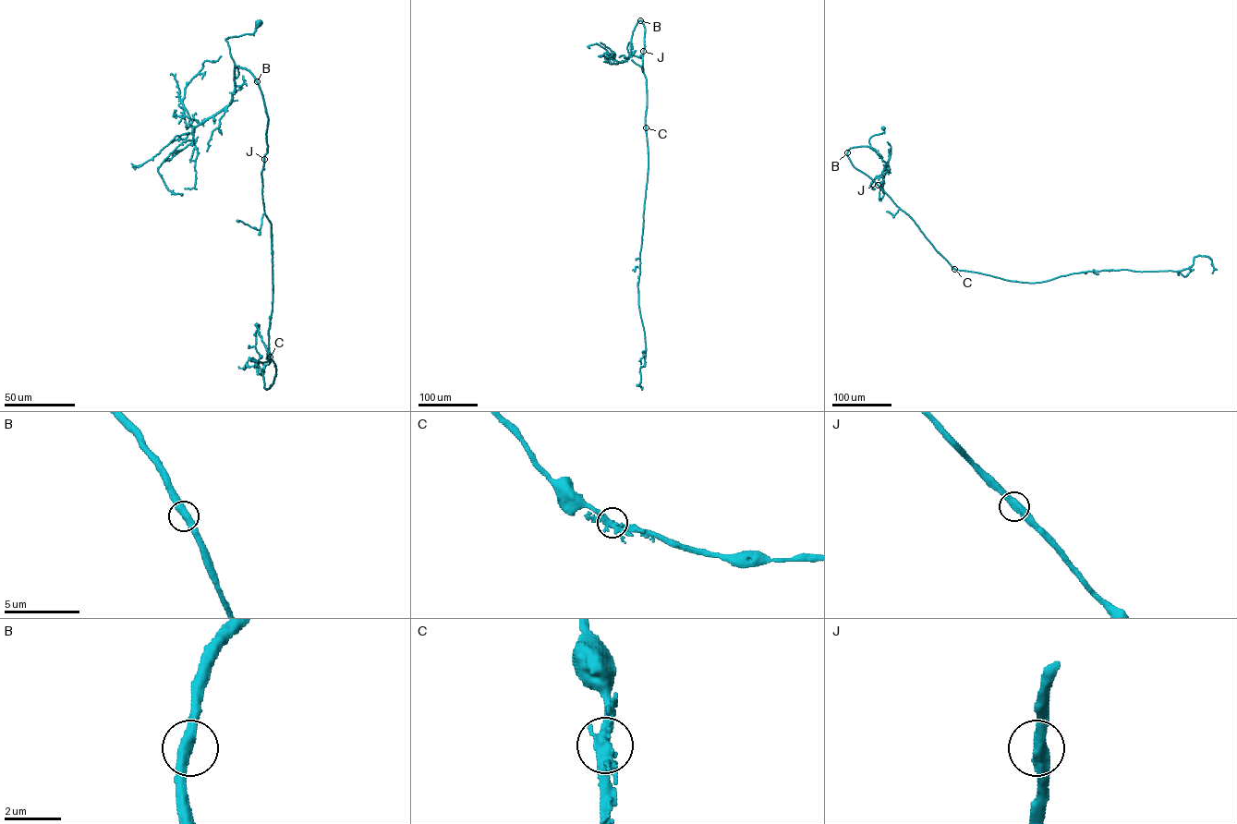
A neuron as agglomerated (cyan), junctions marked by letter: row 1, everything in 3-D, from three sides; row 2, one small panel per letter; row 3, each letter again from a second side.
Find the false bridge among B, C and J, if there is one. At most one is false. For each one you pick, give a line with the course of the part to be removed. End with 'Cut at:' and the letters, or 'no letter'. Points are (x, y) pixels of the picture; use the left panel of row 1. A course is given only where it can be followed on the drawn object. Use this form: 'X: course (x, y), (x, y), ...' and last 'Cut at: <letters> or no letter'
Cut at: no letter

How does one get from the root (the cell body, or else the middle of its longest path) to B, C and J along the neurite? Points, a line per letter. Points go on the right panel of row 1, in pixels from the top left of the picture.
B: (883, 127), (884, 132), (869, 138), (870, 148), (854, 147), (847, 152)
C: (883, 127), (884, 132), (869, 138), (870, 148), (850, 148), (848, 158), (912, 219), (954, 269)
J: (883, 127), (884, 132), (869, 138), (870, 148), (854, 147), (847, 152), (853, 164), (878, 185)

